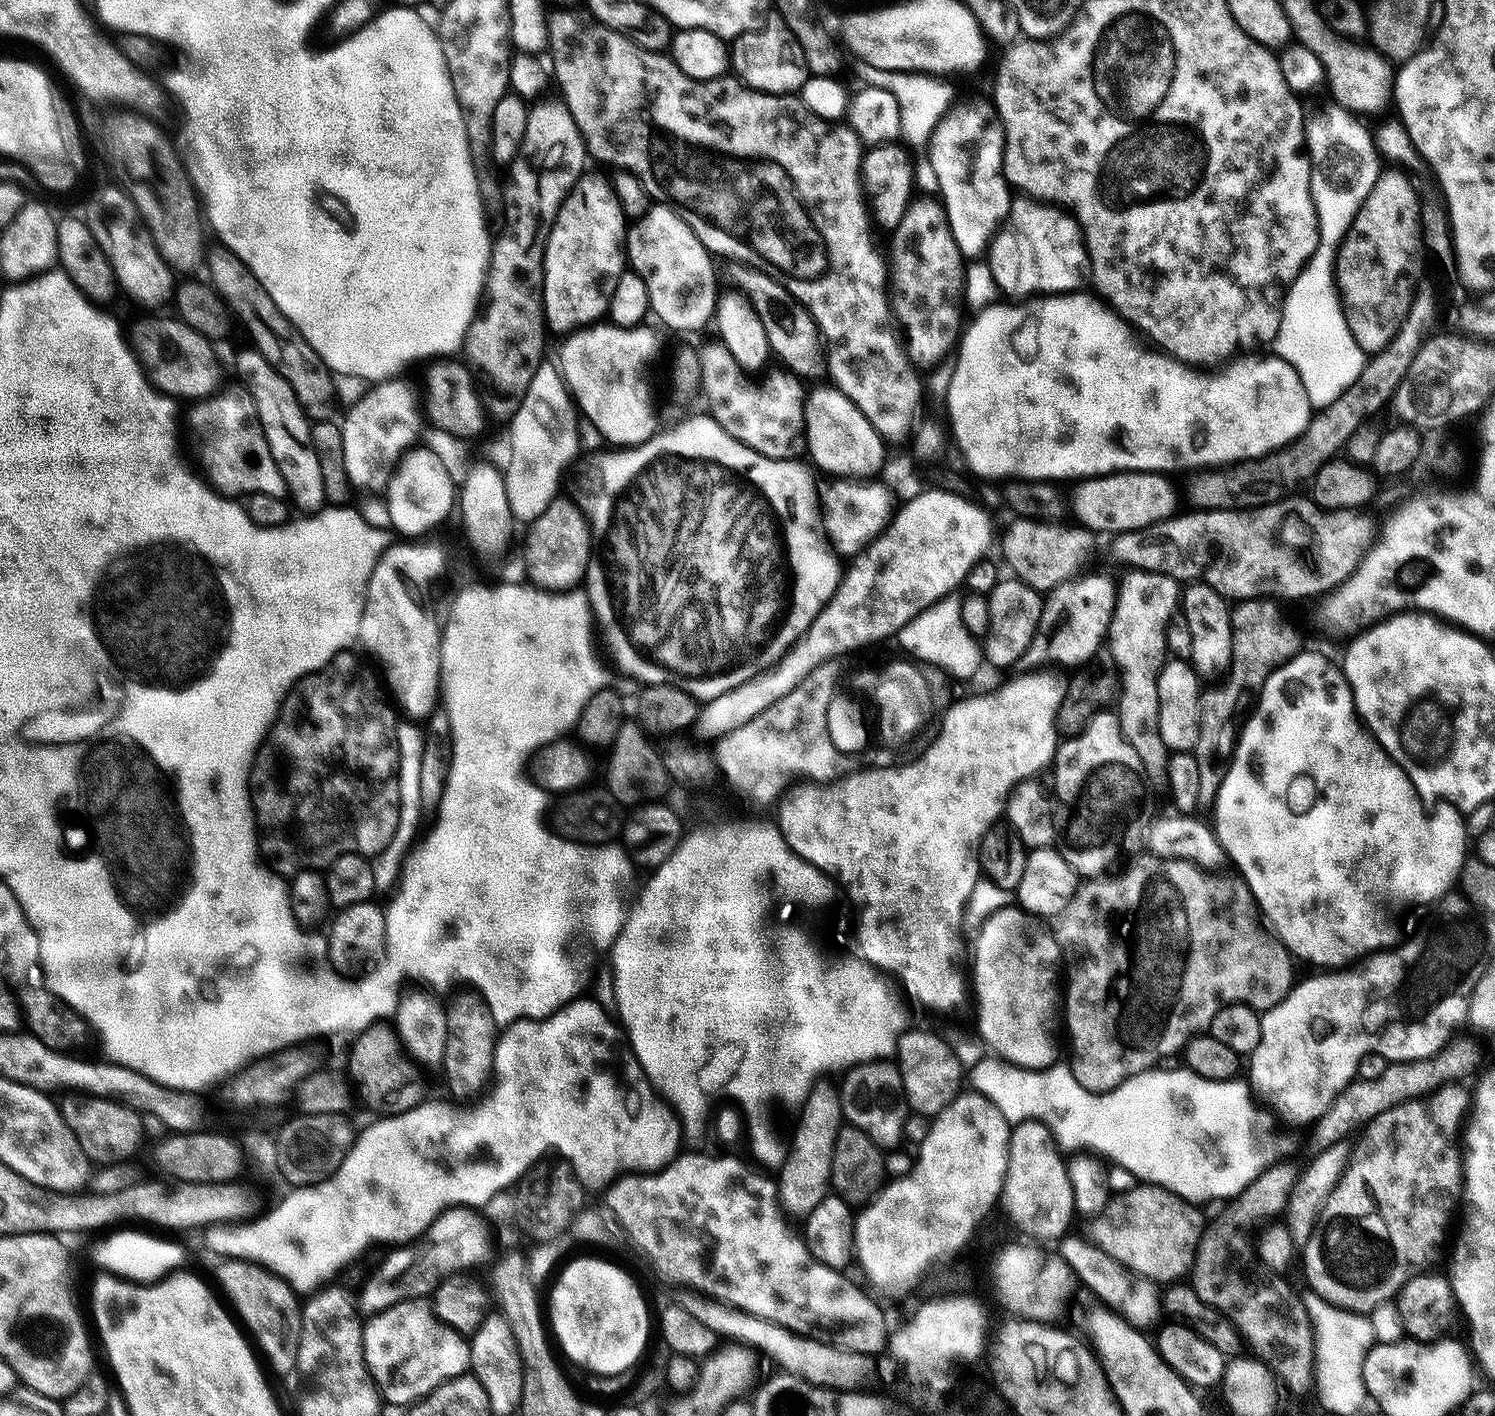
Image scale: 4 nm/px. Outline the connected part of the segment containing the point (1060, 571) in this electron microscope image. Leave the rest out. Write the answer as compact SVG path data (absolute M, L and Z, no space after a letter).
M1027 518L1013 519L1013 524L1004 532L1004 537L999 537L998 552L1004 555L1004 560L1008 563L1008 568L1015 579L1020 580L1026 586L1030 586L1034 591L1047 594L1059 584L1065 584L1068 580L1075 580L1077 576L1085 571L1084 568L1092 560L1092 551L1096 548L1097 537L1089 529L1083 526L1076 528L1064 528L1061 523L1047 524L1045 520L1029 520Z

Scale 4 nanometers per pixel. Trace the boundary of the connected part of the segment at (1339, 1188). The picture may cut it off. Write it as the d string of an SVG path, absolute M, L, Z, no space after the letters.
M1458 1082L1443 1084L1442 1087L1431 1092L1426 1101L1423 1099L1407 1100L1368 1121L1363 1129L1363 1132L1365 1131L1364 1138L1357 1146L1355 1144L1350 1154L1348 1167L1345 1168L1339 1182L1334 1186L1331 1198L1325 1202L1324 1208L1320 1211L1310 1238L1303 1241L1302 1244L1304 1247L1304 1276L1308 1279L1309 1286L1312 1287L1309 1289L1315 1295L1321 1296L1326 1302L1347 1312L1369 1314L1376 1307L1395 1301L1402 1286L1406 1286L1406 1282L1410 1282L1415 1276L1425 1275L1429 1270L1435 1269L1432 1267L1439 1262L1440 1255L1444 1252L1444 1240L1448 1236L1448 1226L1456 1212L1458 1202L1461 1203L1463 1197L1463 1155L1460 1135L1472 1105L1471 1093L1469 1090L1467 1092L1464 1086Z

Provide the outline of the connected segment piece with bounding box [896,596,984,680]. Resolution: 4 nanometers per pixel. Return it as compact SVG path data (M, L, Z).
M956 596L944 597L922 614L916 616L906 626L899 629L897 642L908 652L920 659L940 666L956 678L970 680L975 670L982 667L984 659L977 637L966 630L961 614L961 599Z

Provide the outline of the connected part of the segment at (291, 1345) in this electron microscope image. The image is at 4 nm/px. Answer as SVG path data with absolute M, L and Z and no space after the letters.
M231 1258L221 1259L217 1264L220 1264L216 1268L216 1280L221 1288L219 1291L223 1293L226 1300L228 1295L227 1303L234 1309L239 1323L246 1329L247 1335L254 1341L255 1347L259 1349L262 1356L264 1351L263 1359L265 1361L268 1359L272 1363L273 1370L280 1376L286 1375L287 1372L295 1373L302 1311L297 1293L292 1291L292 1287L281 1276L269 1272L261 1264Z

